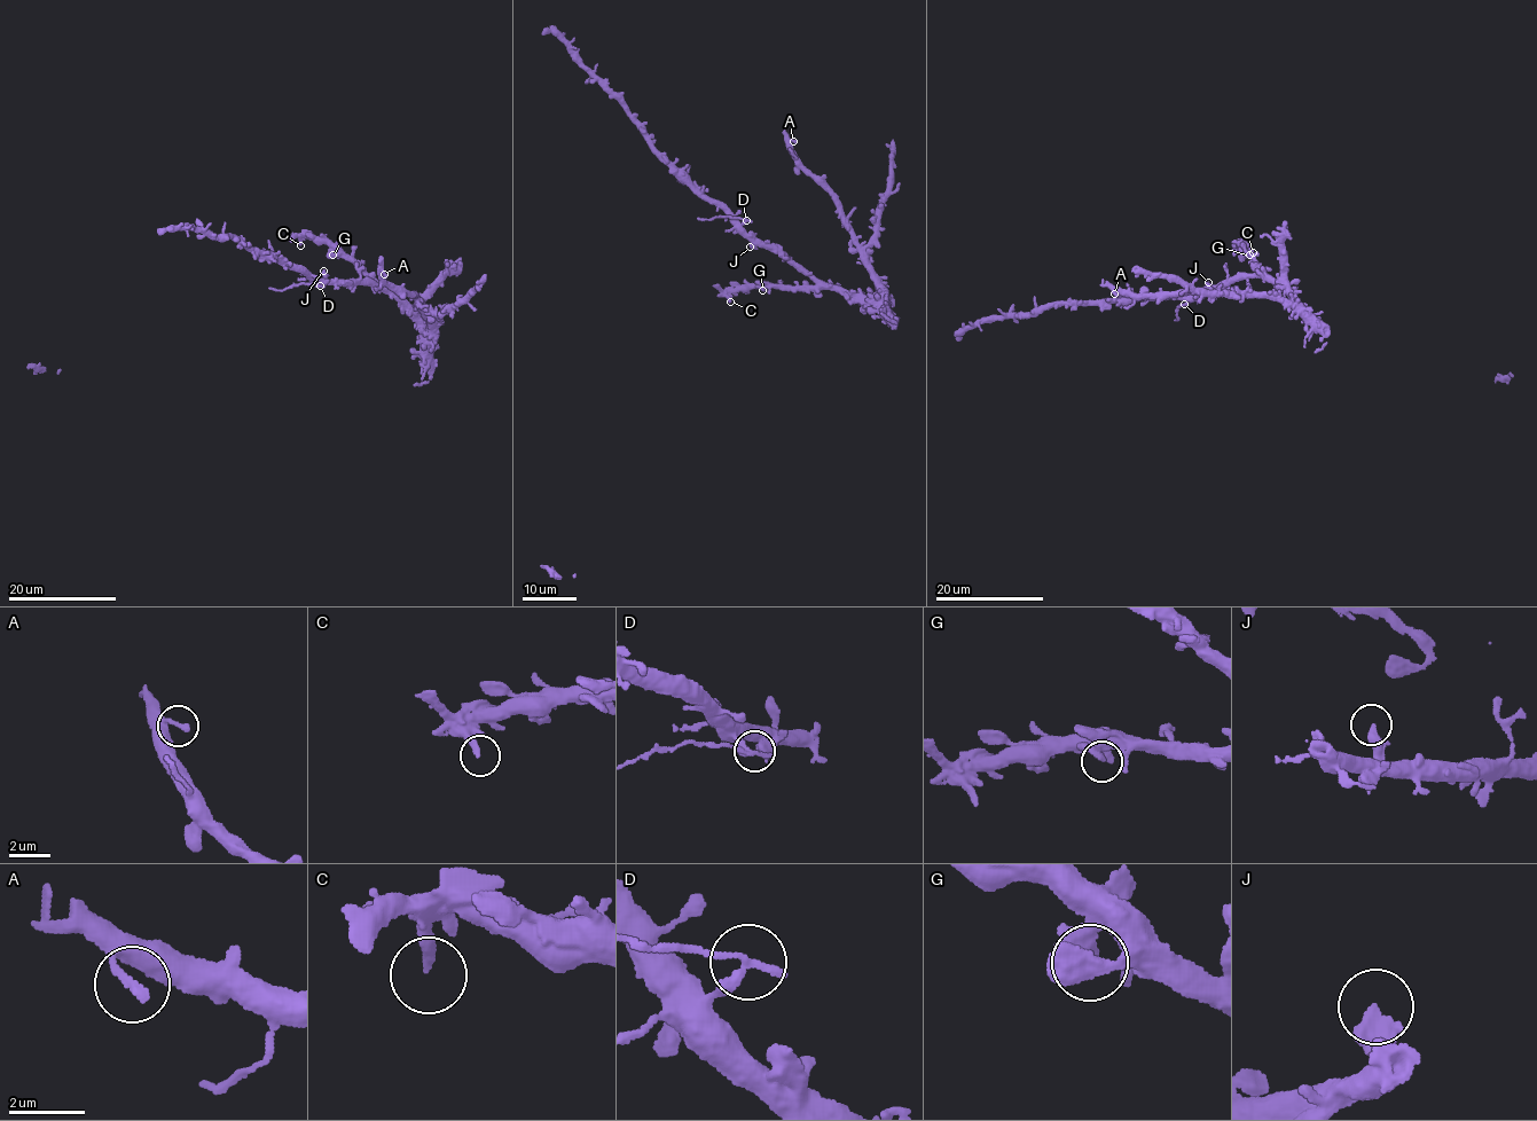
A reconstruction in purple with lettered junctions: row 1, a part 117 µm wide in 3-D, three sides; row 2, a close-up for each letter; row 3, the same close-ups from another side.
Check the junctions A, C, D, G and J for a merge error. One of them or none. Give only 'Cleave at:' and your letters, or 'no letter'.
Cleave at: D

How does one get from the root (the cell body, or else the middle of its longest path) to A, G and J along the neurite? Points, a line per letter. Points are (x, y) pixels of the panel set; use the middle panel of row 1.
A: (781, 285), (840, 287), (862, 299), (878, 292), (868, 252), (856, 242), (833, 197), (792, 149), (793, 141)
G: (781, 285), (763, 285), (762, 290)
J: (781, 285), (794, 288), (816, 283), (777, 252), (763, 247), (750, 247)

